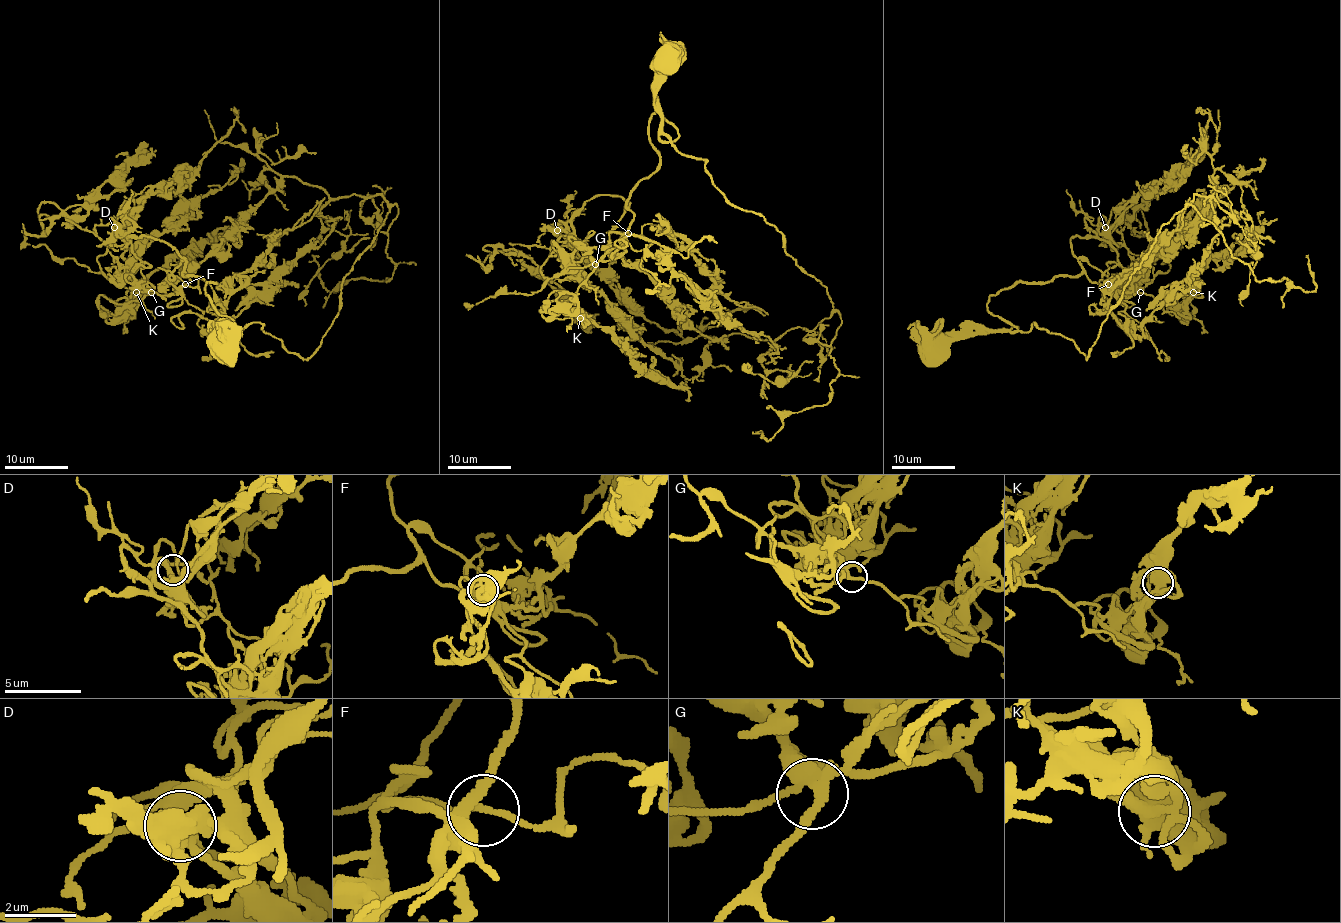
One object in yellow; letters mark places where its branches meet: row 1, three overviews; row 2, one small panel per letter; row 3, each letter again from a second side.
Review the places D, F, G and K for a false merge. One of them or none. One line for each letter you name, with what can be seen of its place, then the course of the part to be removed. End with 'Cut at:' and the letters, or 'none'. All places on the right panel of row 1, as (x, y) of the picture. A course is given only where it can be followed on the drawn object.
Cut at: none

